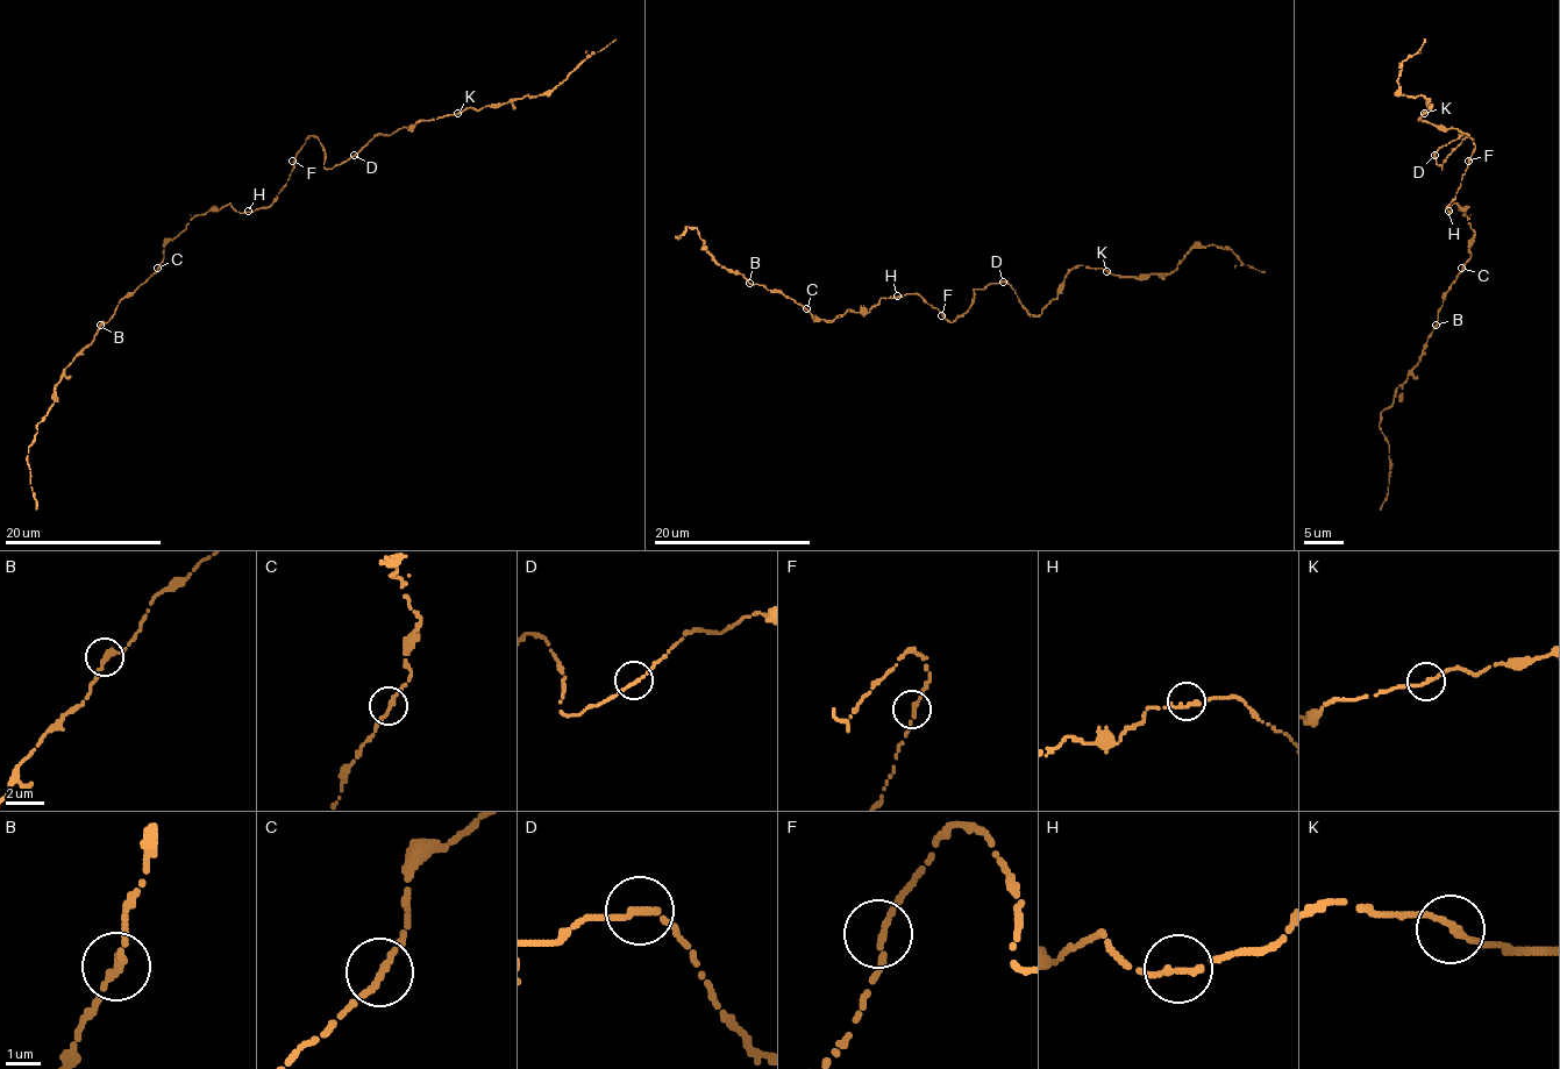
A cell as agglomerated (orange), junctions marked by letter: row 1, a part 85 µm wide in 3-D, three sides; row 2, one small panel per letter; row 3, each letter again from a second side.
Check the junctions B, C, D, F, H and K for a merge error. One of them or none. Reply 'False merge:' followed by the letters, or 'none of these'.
False merge: none of these

